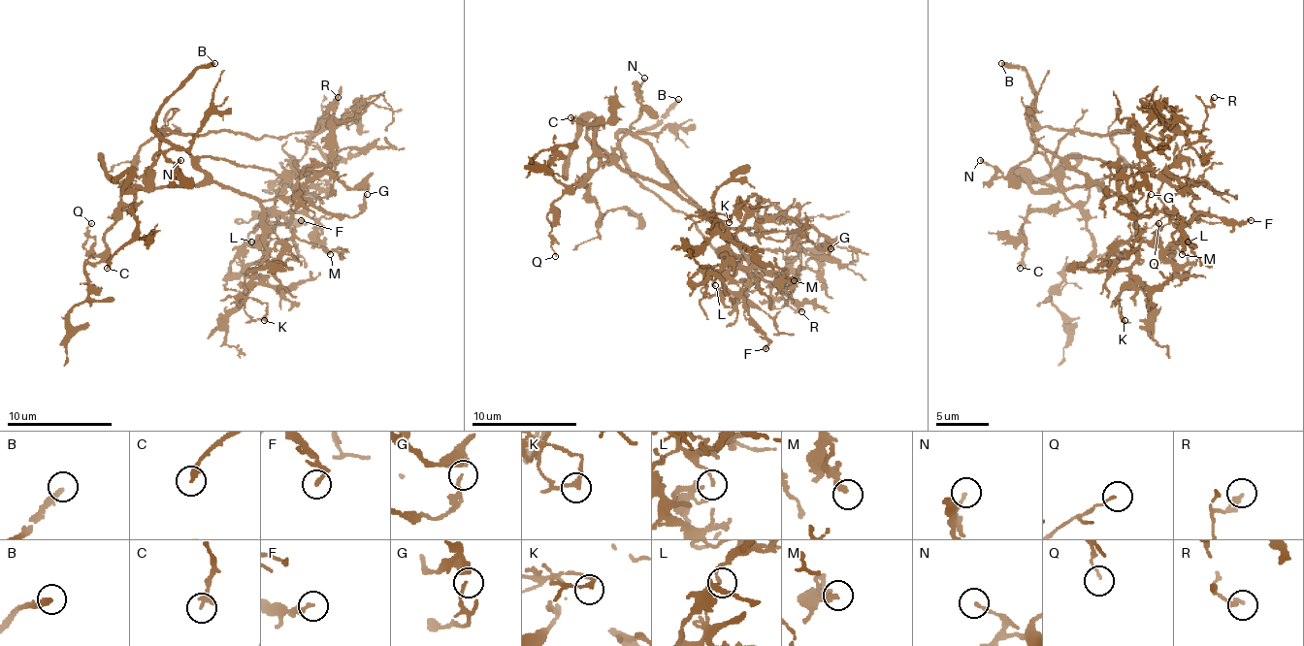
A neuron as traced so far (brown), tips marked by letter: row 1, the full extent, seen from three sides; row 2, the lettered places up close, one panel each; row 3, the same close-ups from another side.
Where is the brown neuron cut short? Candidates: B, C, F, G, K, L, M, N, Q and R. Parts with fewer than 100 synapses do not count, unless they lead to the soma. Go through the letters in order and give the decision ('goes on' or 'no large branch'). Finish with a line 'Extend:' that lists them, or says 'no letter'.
B: goes on
C: no large branch
F: no large branch
G: no large branch
K: no large branch
L: no large branch
M: no large branch
N: no large branch
Q: no large branch
R: no large branch
Extend: B

